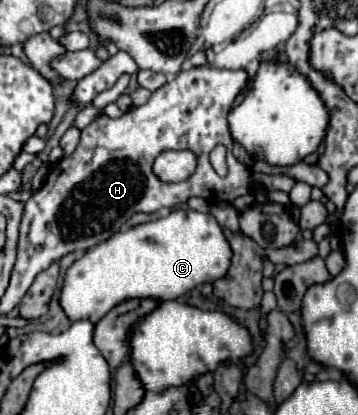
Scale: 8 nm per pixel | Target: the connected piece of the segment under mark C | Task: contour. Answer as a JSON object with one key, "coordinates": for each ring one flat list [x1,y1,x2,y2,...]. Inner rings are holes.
{"coordinates":[[174,209,168,217,118,231,108,241,84,253,66,273,60,305,66,315,98,323,114,305,126,299,178,299,200,283,226,275,232,259,224,229,210,213]]}

